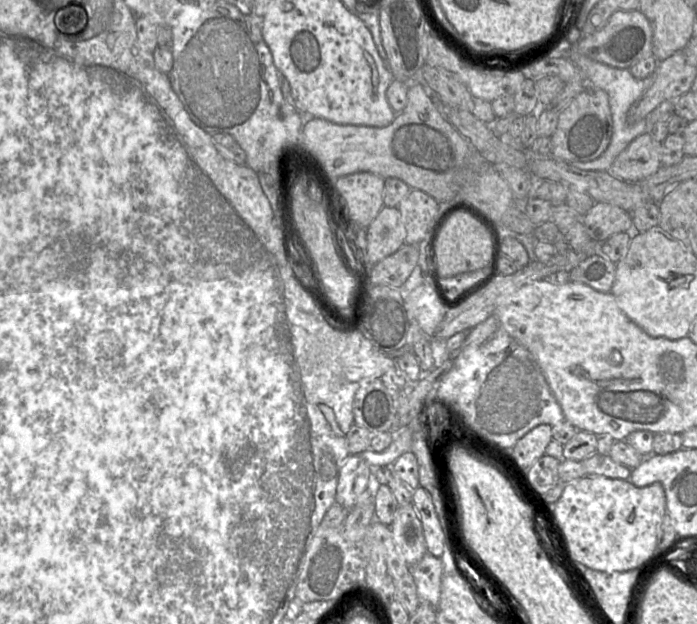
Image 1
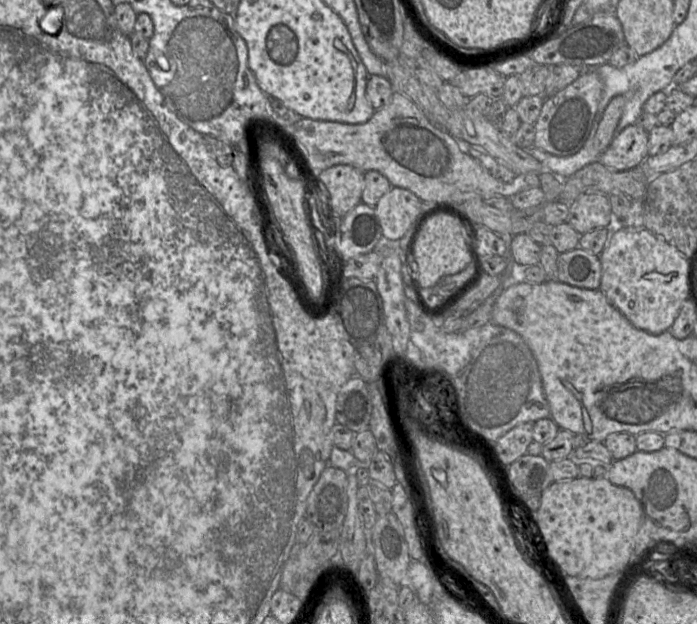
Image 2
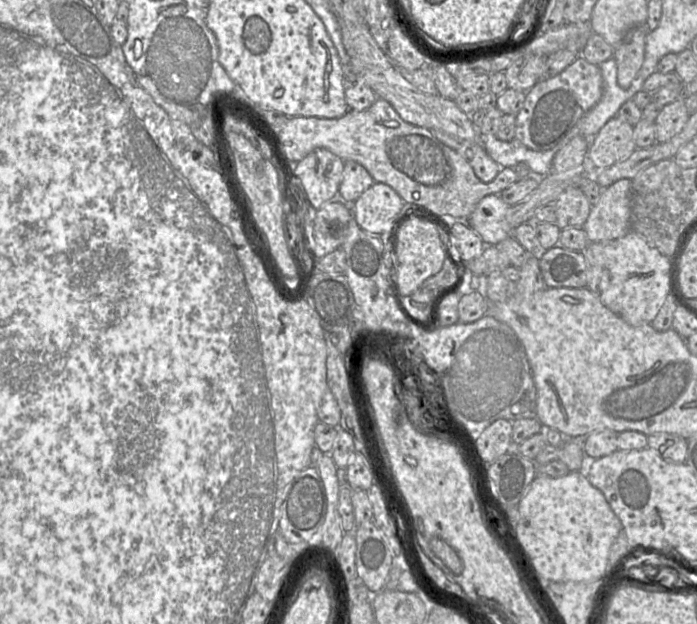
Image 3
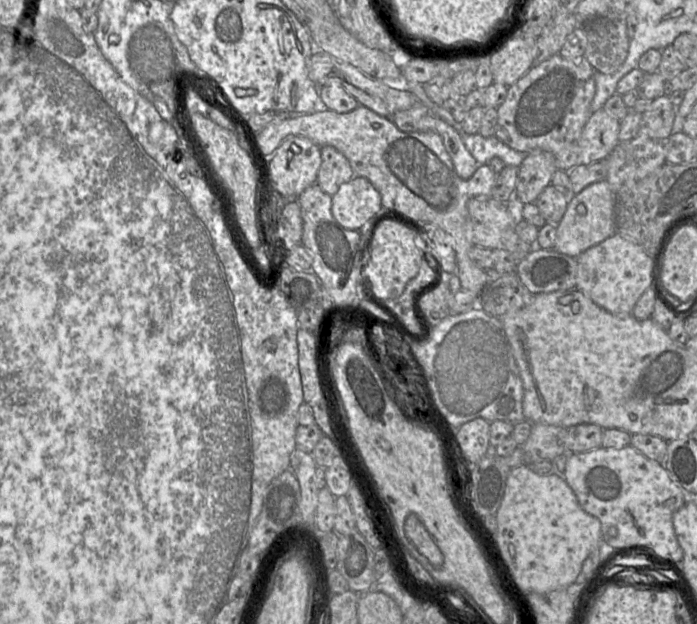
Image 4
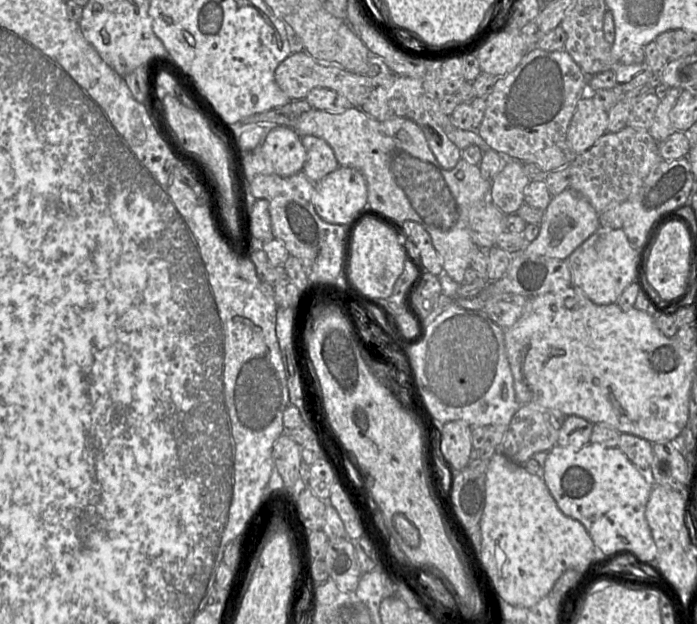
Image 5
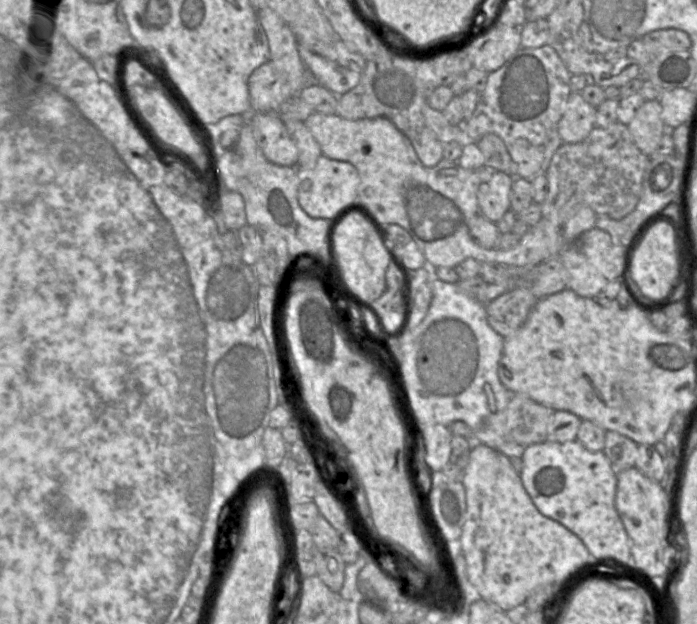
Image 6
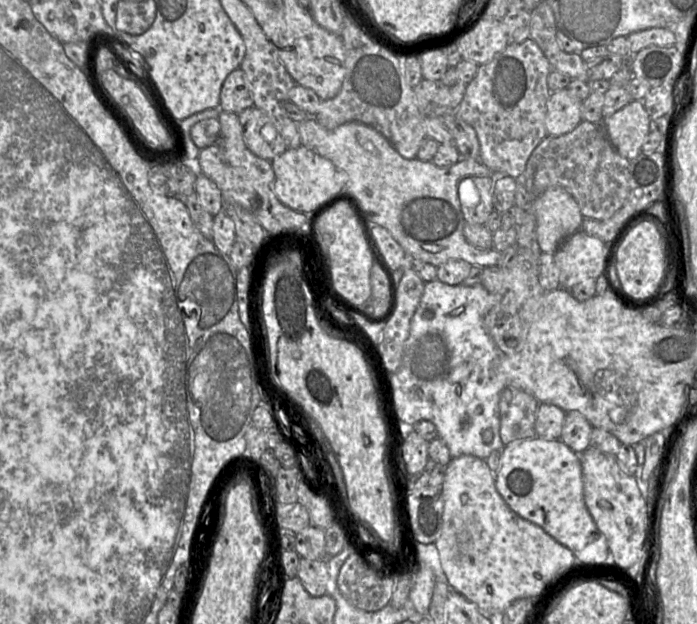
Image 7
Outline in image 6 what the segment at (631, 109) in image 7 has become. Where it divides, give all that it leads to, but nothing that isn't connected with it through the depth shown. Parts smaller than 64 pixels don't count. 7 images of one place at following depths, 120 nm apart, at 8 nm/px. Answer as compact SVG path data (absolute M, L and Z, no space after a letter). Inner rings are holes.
M658 99L646 100L627 125L636 146L646 155L652 155L667 128L661 117Z

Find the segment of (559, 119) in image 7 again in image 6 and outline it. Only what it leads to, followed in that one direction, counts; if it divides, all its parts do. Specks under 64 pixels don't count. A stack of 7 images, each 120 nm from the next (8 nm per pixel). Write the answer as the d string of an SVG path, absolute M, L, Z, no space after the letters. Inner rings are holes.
M571 92L564 105L563 114L557 127L563 143L575 144L585 140L595 126L596 108L587 103L580 93Z

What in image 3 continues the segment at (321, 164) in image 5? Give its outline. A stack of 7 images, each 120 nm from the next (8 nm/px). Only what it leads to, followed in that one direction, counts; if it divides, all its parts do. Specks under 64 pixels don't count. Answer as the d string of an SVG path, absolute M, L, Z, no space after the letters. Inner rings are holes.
M352 160L344 161L343 177L339 186L339 197L345 202L353 203L375 181L362 165Z

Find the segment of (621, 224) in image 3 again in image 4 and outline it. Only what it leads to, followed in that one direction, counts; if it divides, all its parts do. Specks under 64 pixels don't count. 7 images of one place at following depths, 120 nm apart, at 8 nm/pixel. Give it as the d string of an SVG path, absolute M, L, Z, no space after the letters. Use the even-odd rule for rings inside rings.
M605 180L599 181L572 195L563 218L555 228L556 241L553 249L575 258L614 235L617 232L614 195L609 183Z

